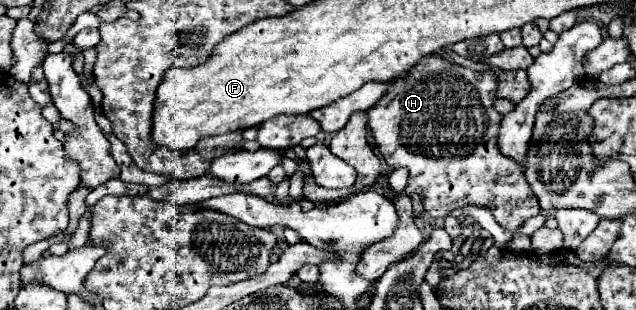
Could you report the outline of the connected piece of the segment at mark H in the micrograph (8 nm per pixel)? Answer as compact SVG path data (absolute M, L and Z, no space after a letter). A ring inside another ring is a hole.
M430 54L430 56L422 58L422 60L406 74L406 78L398 78L398 80L390 86L390 90L386 92L386 96L384 96L376 106L372 106L372 108L366 112L366 114L368 114L368 128L372 130L374 140L376 140L376 144L378 144L378 150L380 150L380 154L384 156L386 164L388 164L390 168L400 168L400 166L404 166L404 168L410 170L410 178L408 178L408 184L406 184L406 190L404 190L404 192L406 192L406 194L414 194L416 190L422 190L422 204L424 204L426 212L428 212L432 218L444 218L448 212L452 212L452 210L456 210L456 208L460 208L460 206L466 206L466 204L482 204L482 206L488 206L488 208L494 212L494 218L496 218L504 228L508 228L508 230L514 232L524 220L540 214L542 210L540 210L540 204L538 204L534 192L528 188L528 182L524 180L522 166L520 166L518 162L514 162L512 158L504 156L504 154L500 152L500 148L498 148L500 114L492 108L494 96L496 96L496 74L494 74L494 70L474 72L474 70L462 68L462 66L458 66L458 64L452 64L452 62L448 62L448 60L444 60L444 58L436 56L436 54Z

